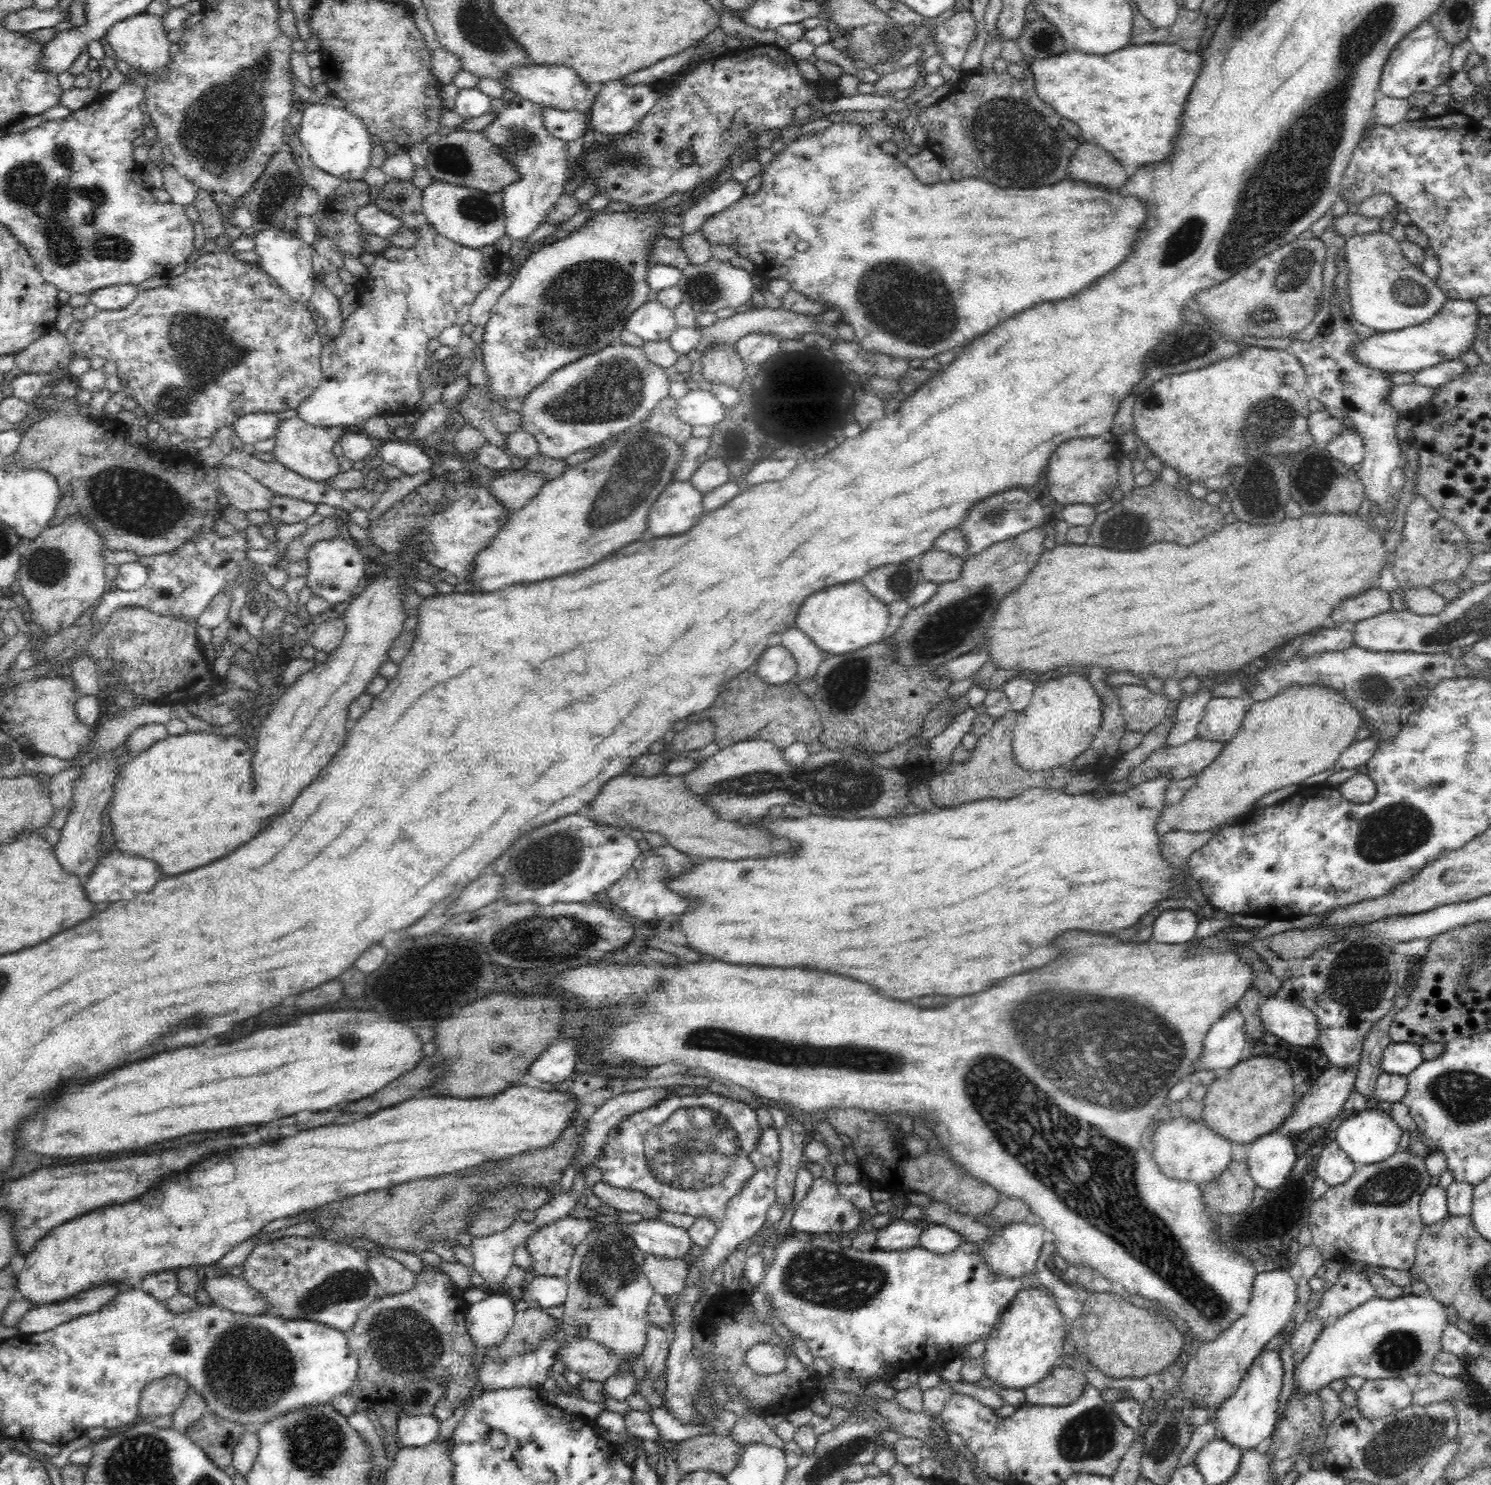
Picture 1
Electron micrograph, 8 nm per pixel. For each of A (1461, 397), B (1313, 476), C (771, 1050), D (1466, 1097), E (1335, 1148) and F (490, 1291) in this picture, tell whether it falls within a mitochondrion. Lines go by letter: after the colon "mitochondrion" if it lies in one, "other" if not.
A: other
B: mitochondrion
C: mitochondrion
D: mitochondrion
E: other
F: other

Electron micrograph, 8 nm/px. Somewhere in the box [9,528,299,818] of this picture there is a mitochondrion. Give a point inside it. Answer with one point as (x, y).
(50, 566)

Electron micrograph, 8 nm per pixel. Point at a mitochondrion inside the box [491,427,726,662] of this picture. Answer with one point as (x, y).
(627, 486)

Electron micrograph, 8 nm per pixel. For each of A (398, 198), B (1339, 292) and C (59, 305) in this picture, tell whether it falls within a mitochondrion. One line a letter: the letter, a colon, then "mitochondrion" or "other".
A: mitochondrion
B: other
C: other

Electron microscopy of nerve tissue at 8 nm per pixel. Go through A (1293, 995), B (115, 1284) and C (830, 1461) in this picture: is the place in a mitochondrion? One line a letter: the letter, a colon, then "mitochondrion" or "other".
A: other
B: other
C: mitochondrion

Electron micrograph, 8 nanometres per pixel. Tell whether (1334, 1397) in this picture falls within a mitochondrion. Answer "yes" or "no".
no

